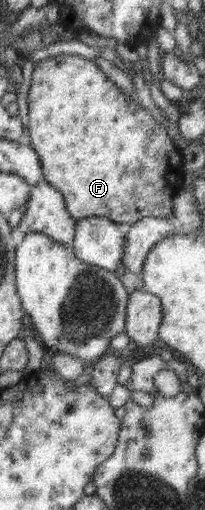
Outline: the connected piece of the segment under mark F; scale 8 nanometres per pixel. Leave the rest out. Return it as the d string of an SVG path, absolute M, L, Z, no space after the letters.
M61 54L48 57L46 60L39 62L38 66L35 66L32 72L32 81L30 82L30 90L28 90L28 116L29 135L26 141L38 153L39 161L43 168L43 180L62 193L62 197L64 197L64 201L66 201L66 211L70 213L70 217L76 220L88 217L103 217L124 227L129 227L145 217L172 217L172 198L174 198L174 193L182 191L182 150L174 145L174 142L170 139L166 131L166 126L162 127L156 123L154 117L152 117L136 99L122 92L118 86L99 69L99 66L94 60L80 56Z

